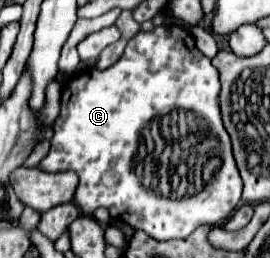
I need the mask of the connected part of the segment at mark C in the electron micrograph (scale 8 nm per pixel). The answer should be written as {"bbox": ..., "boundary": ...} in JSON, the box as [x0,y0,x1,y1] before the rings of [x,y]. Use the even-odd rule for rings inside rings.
{"bbox":[38,24,242,240],"boundary":[[[162,24],[154,32],[138,32],[128,40],[126,50],[116,64],[106,70],[88,68],[66,80],[60,98],[60,114],[52,126],[54,136],[50,138],[50,150],[40,160],[38,168],[44,172],[74,170],[80,178],[74,192],[74,202],[84,214],[92,214],[102,206],[114,220],[144,230],[156,240],[184,238],[202,224],[222,224],[222,220],[230,218],[230,214],[236,210],[242,196],[242,184],[232,156],[230,136],[222,126],[218,94],[218,70],[212,66],[210,58],[196,48],[194,36],[184,26]],[[164,112],[170,112],[168,120],[162,120]],[[206,120],[212,124],[212,132],[216,134],[210,132]]]}

